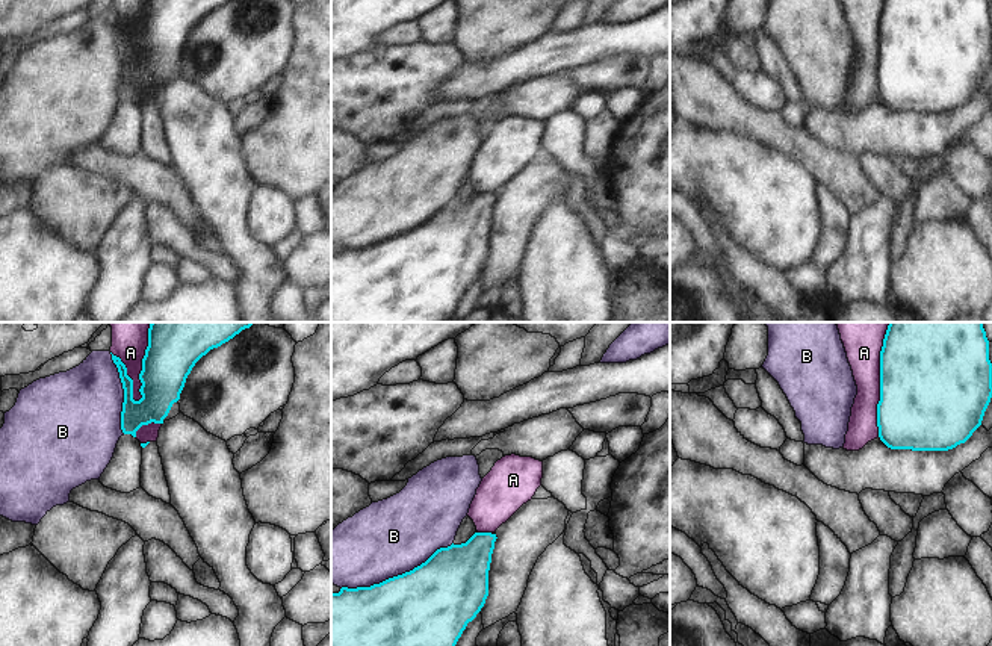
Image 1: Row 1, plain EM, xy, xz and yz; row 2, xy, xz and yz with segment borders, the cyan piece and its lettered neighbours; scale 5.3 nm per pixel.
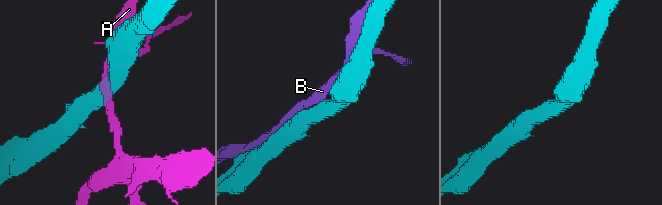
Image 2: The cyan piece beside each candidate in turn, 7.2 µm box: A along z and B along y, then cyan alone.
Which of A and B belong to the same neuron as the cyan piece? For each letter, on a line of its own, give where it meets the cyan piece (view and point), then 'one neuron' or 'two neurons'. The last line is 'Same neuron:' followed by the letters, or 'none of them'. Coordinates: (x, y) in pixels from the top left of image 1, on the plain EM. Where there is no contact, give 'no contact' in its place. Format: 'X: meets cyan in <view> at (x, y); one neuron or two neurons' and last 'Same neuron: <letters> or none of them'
A: meets cyan in xy at (141, 32); two neurons
B: meets cyan in xz at (398, 236); two neurons
Same neuron: none of them

